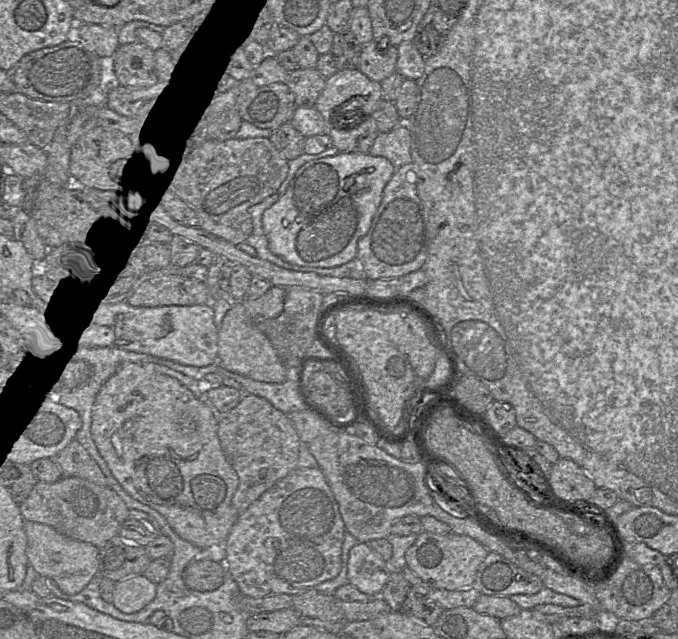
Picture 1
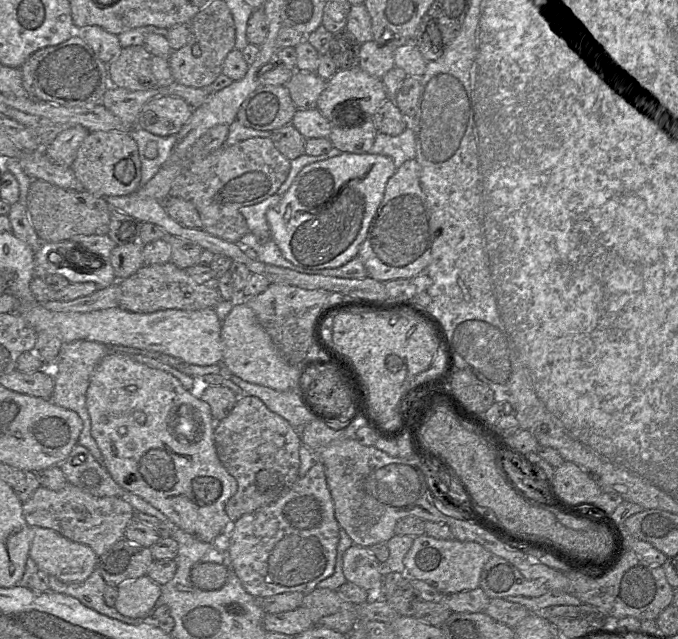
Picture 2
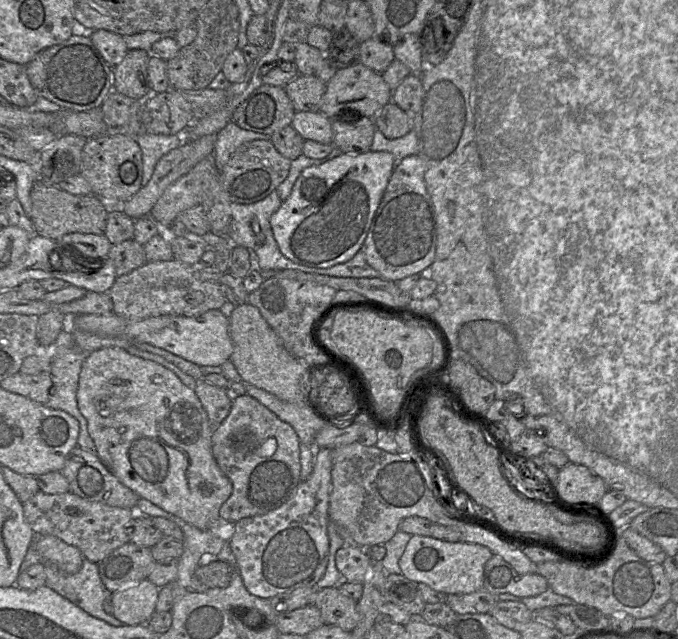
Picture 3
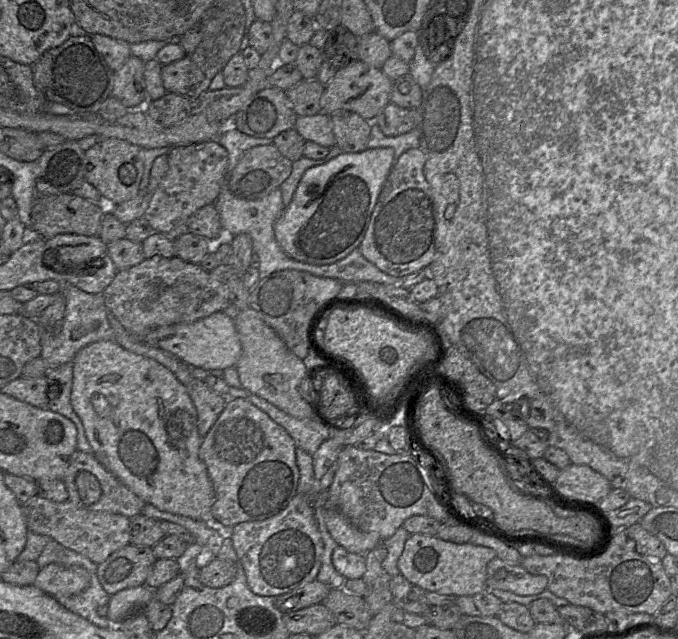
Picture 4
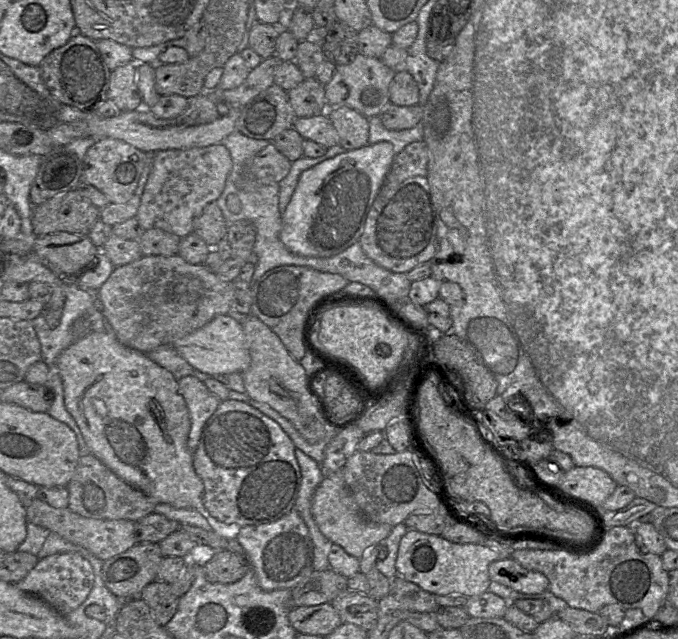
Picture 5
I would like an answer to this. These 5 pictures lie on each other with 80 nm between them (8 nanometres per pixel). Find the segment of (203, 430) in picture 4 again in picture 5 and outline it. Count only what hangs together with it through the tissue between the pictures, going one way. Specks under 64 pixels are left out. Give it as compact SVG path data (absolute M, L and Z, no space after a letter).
M193 375L179 379L178 389L185 399L191 421L187 446L191 452L194 452L205 423L220 405L221 400L206 387L203 381Z

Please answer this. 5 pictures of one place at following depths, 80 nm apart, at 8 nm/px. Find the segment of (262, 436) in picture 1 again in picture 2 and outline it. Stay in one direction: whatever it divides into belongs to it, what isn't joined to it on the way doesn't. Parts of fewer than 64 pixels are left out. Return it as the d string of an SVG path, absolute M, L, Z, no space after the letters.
M256 396L238 398L230 414L217 422L214 439L222 465L238 485L236 493L225 505L231 521L276 501L298 479L302 445L298 431Z

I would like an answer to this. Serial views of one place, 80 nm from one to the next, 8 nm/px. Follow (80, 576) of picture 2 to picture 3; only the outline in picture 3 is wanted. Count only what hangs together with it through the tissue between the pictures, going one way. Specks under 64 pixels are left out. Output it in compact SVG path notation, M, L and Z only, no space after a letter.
M36 536L33 545L41 557L41 563L53 564L65 574L75 574L81 570L84 557L80 550L59 538Z

